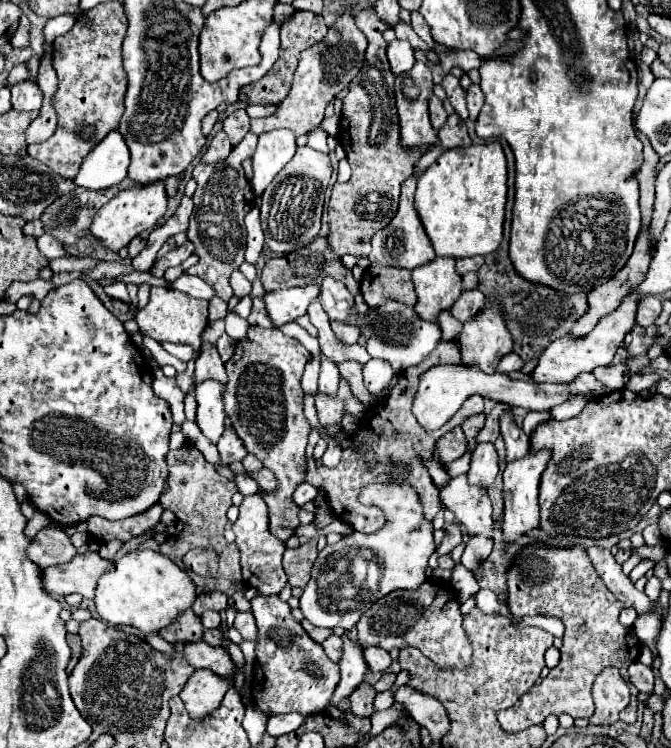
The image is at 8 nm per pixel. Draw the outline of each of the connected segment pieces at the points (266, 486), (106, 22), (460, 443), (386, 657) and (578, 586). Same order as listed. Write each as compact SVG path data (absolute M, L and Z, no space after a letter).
M262 468L258 472L252 472L252 478L256 480L256 484L262 490L274 490L276 488L276 478L274 478L274 474L268 468Z
M104 2L88 10L84 18L76 20L70 32L66 32L64 36L58 36L52 42L52 48L54 48L52 62L58 74L58 88L52 96L52 104L58 114L58 128L52 138L38 144L30 144L30 156L40 160L42 164L46 164L50 170L58 172L64 178L74 178L82 162L80 158L88 154L92 146L96 146L96 142L102 142L102 138L108 132L118 128L118 120L124 112L124 94L126 94L126 72L122 68L122 40L126 34L126 26L128 22L124 16L122 2Z
M456 426L454 430L450 430L448 434L444 434L440 440L436 440L436 450L434 450L434 460L448 464L456 458L460 458L466 452L466 436L462 432L460 426Z
M376 646L364 650L364 660L366 660L366 664L368 664L368 668L372 672L386 672L390 662L392 662L390 654L386 650L382 650L382 648L376 648Z
M540 542L524 548L508 570L508 594L508 608L514 626L518 626L524 616L542 614L560 618L566 630L560 664L552 668L538 686L532 686L532 690L526 692L514 708L498 712L500 726L506 732L520 732L542 724L550 714L590 718L594 714L590 688L602 668L616 666L620 674L626 676L626 668L640 656L640 642L634 630L624 628L618 622L618 614L624 604L616 600L604 582L600 582L600 576L582 548L556 550L546 548Z

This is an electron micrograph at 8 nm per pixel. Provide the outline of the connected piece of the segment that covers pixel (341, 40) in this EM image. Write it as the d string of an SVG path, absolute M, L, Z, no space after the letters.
M346 8L336 22L328 28L328 34L318 44L310 46L302 52L300 64L294 74L294 84L290 94L278 104L278 112L268 118L256 118L252 120L250 132L262 134L274 128L288 128L294 134L306 134L308 130L316 128L324 120L324 108L334 100L334 96L344 90L352 78L360 72L364 64L364 52L366 52L366 38L364 32L358 30L354 22L352 8Z

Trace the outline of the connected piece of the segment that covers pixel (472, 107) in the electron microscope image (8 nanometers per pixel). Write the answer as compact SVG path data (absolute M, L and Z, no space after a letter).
M472 84L472 86L468 88L466 100L468 100L468 112L470 112L468 118L474 122L474 120L478 118L478 114L480 114L482 104L484 104L484 94L482 94L482 90L480 90L478 84Z

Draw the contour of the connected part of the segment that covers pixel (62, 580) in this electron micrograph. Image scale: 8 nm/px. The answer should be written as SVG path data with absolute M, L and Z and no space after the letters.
M98 552L76 554L72 562L42 568L44 590L48 590L48 594L58 594L58 596L78 592L84 598L92 598L98 578L110 568L110 564L112 562L102 560Z

